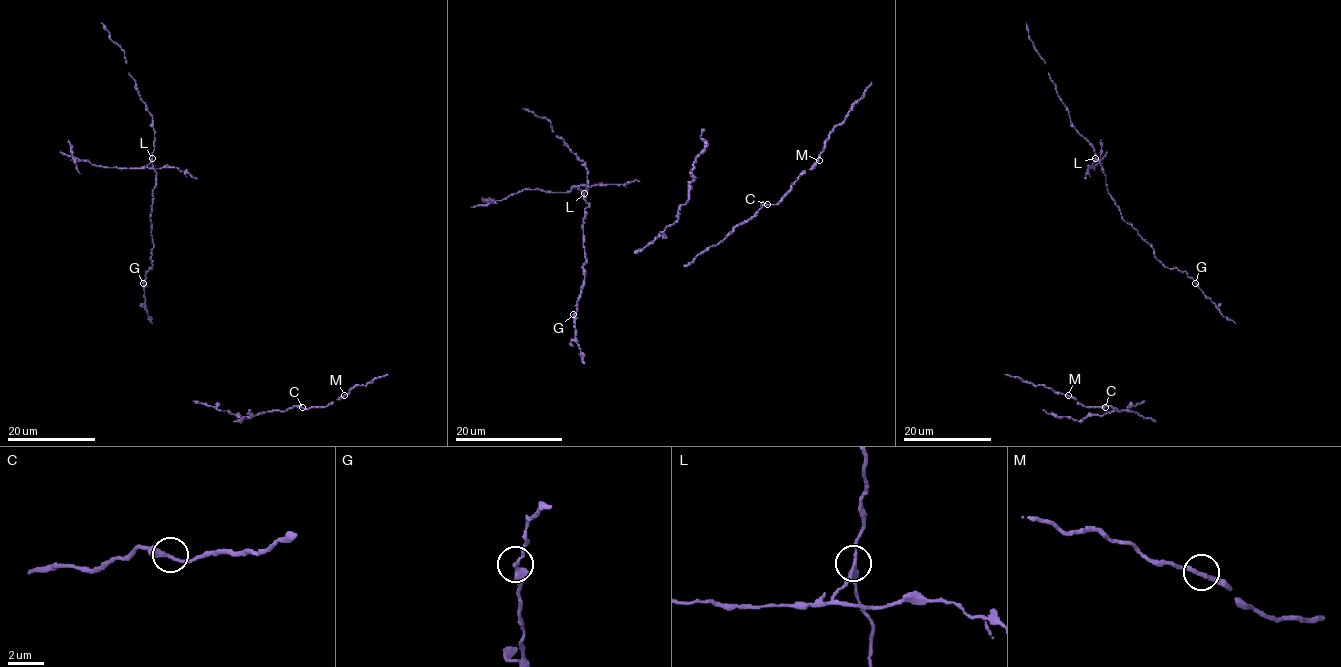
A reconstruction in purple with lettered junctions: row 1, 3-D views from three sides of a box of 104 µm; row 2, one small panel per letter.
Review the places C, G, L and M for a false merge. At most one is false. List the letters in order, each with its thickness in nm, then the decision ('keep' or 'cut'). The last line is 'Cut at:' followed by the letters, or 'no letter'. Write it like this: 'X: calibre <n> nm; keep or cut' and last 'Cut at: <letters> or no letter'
C: calibre 240 nm; keep
G: calibre 240 nm; keep
L: calibre 240 nm; cut
M: calibre 240 nm; keep
Cut at: L

